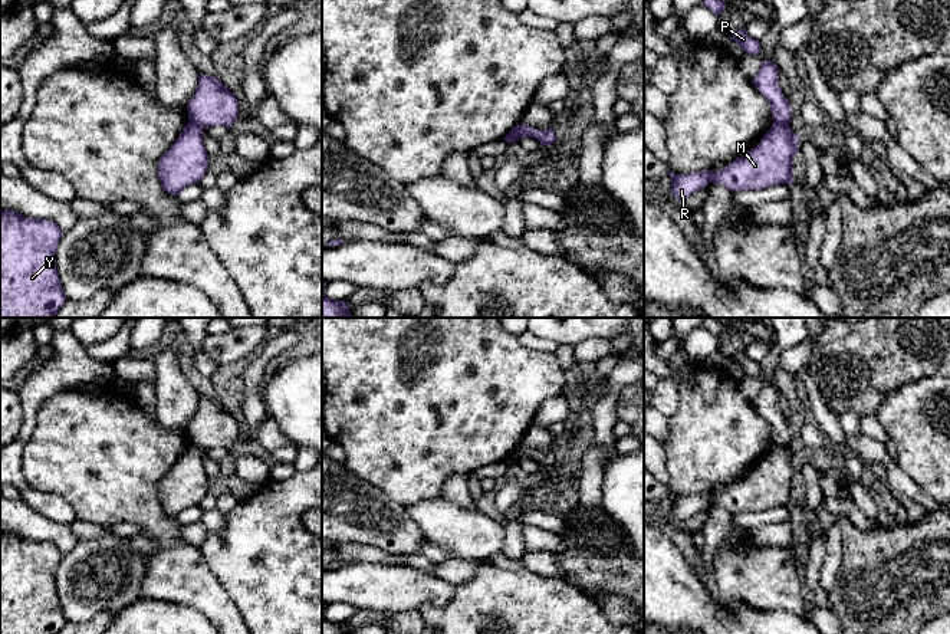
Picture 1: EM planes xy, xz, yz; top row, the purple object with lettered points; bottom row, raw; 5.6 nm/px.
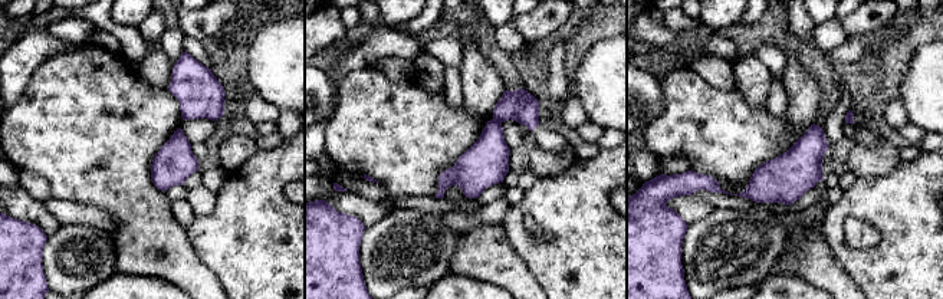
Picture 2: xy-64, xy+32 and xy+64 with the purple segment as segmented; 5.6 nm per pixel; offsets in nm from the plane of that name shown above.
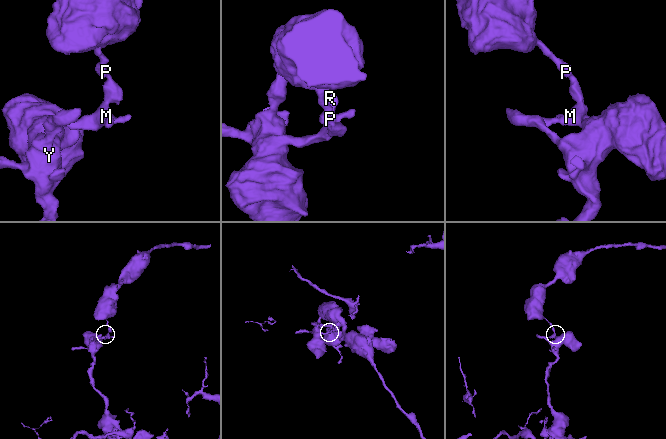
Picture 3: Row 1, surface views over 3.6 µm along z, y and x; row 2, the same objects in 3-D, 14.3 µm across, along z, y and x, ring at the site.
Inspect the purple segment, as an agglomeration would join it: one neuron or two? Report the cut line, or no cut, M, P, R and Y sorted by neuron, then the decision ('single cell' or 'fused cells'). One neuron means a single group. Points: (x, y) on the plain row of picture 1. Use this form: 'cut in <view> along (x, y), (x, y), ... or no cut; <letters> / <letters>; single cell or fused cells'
cut in yz along (773, 444), (788, 446); M R Y / P; fused cells

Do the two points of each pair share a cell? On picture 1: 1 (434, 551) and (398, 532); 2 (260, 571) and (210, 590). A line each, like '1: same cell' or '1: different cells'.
1: different cells
2: different cells

